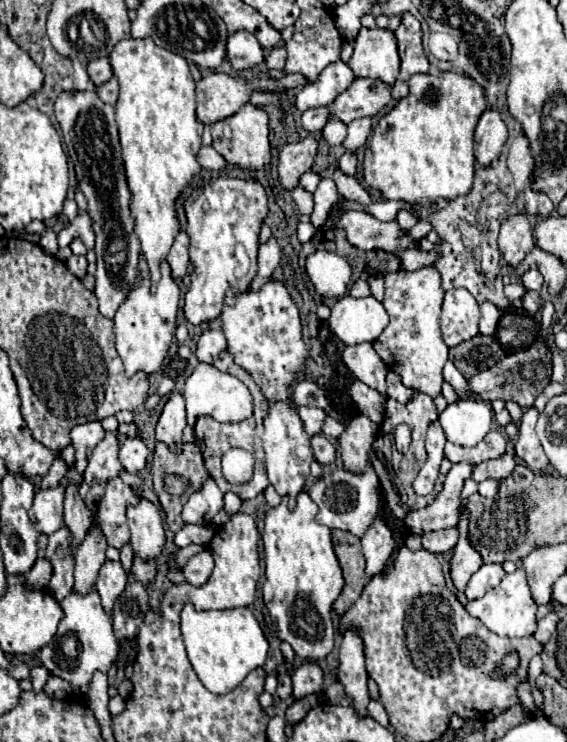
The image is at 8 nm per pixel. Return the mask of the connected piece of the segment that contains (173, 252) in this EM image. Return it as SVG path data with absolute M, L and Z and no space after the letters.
M178 232L174 238L174 244L166 256L170 268L172 268L172 276L174 278L182 278L188 272L188 246L190 246L190 238L186 232Z

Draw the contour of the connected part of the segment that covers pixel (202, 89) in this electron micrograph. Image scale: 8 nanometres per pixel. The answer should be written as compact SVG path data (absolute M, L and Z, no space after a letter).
M210 72L196 84L196 116L202 124L214 124L218 120L224 120L232 114L236 114L248 100L252 90L272 90L278 92L282 88L294 88L294 86L304 86L306 80L304 76L282 76L280 80L236 80L228 74L220 72Z

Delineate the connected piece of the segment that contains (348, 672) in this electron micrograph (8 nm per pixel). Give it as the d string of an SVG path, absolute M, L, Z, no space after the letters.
M358 628L344 630L340 644L340 666L338 680L344 684L348 696L354 700L354 710L360 716L368 716L368 688L366 688L366 668L364 668L364 644Z

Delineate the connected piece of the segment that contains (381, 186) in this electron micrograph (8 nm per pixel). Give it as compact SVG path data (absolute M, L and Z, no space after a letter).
M440 72L436 76L432 74L414 74L410 80L410 94L402 100L396 102L396 106L384 114L380 120L378 120L378 126L374 128L370 140L368 140L368 148L366 148L366 156L364 156L364 180L374 188L374 190L380 190L382 196L386 200L404 200L404 202L418 202L418 204L428 204L428 202L436 202L438 198L444 198L444 200L452 200L456 196L462 196L464 192L470 192L472 188L472 180L474 180L474 164L476 164L476 158L474 158L474 152L472 152L472 144L474 144L474 128L478 124L478 118L482 116L482 112L486 110L486 98L484 98L484 88L472 80L470 76L466 74L458 74L458 72Z

